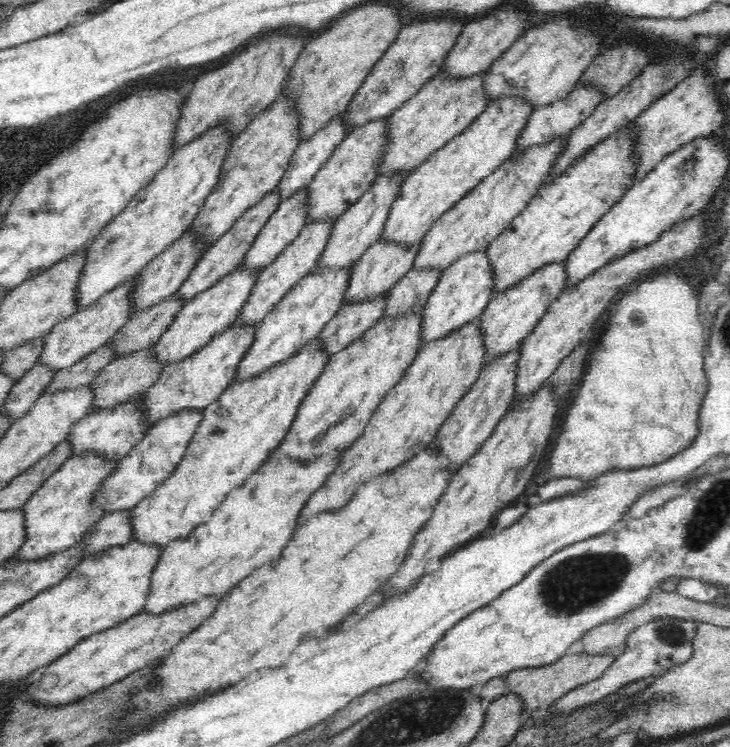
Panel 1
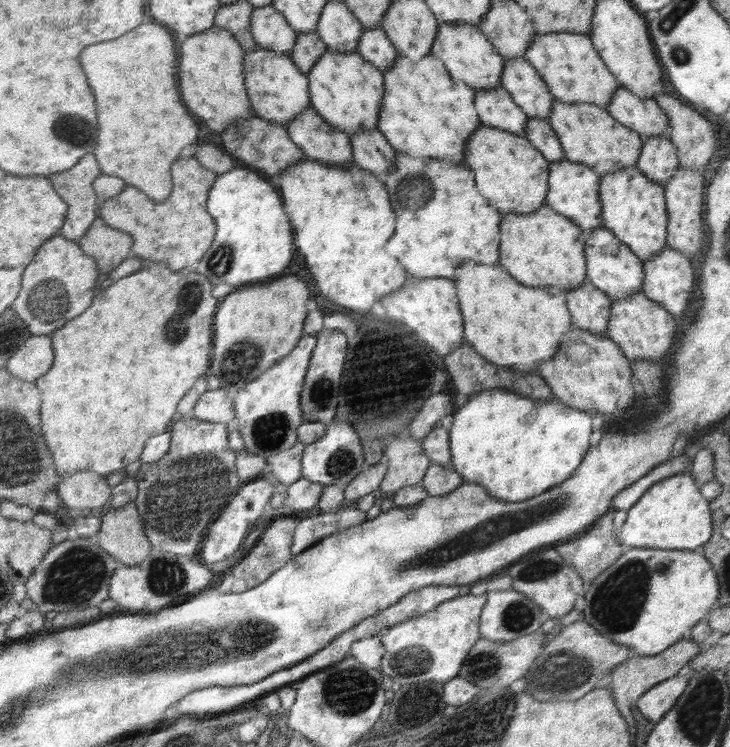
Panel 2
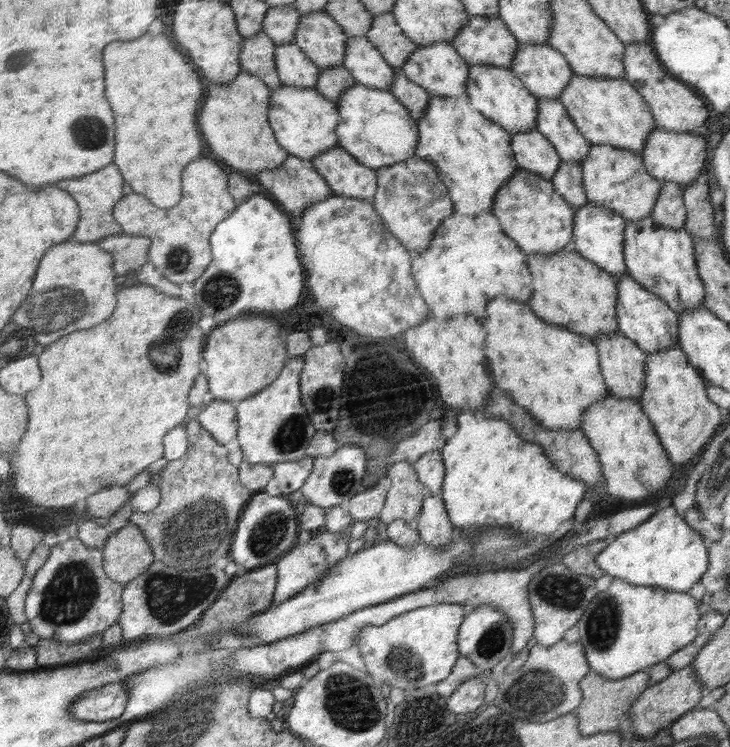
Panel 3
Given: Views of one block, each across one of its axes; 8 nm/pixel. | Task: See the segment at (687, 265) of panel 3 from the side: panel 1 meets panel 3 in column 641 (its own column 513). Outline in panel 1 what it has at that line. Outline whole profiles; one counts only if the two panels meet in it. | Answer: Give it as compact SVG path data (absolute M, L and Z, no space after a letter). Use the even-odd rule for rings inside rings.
M636 120L629 122L606 141L587 149L563 173L538 189L521 214L486 248L496 269L493 294L518 284L527 273L533 273L542 265L568 258L598 220L633 186L633 180L640 174L640 140L640 126Z

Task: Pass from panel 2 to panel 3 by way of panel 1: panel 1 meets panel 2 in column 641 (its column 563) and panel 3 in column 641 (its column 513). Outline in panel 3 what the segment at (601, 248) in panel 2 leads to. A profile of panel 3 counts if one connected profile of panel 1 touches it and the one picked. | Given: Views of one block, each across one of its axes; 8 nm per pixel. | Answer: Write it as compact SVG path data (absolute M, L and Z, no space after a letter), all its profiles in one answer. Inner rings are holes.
M624 274L619 282L619 300L616 300L616 316L618 316L618 331L634 340L647 354L656 354L668 348L679 346L679 313L672 309L655 293L637 284L630 274Z

